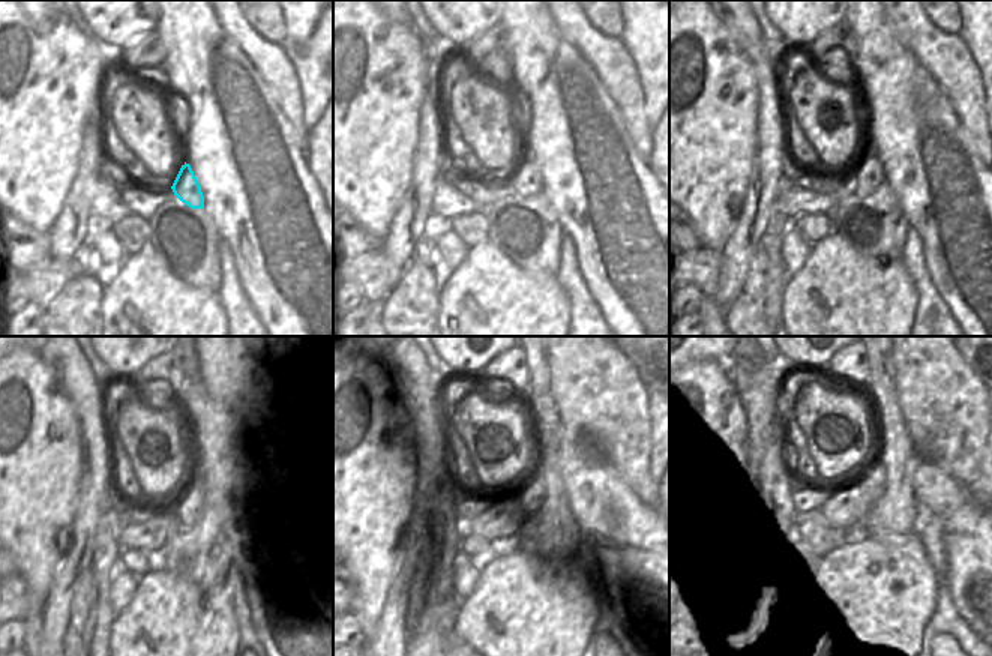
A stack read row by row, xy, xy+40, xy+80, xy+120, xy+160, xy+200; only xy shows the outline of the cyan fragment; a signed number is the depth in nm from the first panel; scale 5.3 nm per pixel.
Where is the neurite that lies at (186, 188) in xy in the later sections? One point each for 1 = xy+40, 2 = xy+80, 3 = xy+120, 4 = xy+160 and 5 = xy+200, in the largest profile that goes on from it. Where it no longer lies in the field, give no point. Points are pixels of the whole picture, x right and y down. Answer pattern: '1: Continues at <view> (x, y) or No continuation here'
1: Continues at xy+40 (526, 180)
2: Continues at xy+80 (865, 174)
3: Continues at xy+120 (191, 503)
4: Continues at xy+160 (533, 484)
5: Continues at xy+200 (874, 478)

